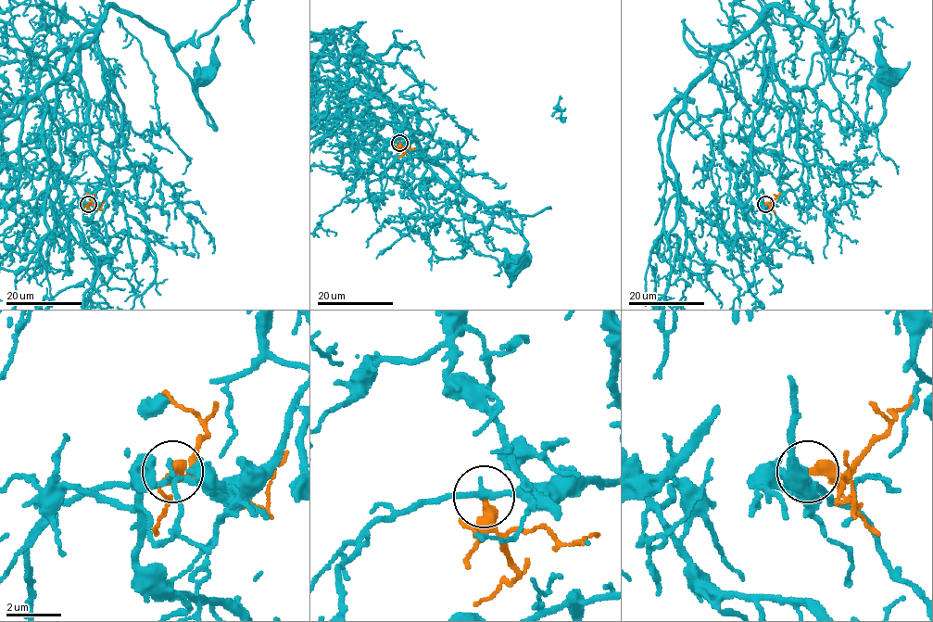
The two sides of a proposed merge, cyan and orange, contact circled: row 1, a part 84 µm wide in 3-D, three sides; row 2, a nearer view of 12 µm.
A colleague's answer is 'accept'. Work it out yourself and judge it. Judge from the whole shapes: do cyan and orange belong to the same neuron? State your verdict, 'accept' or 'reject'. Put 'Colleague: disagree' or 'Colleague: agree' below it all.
reject
Colleague: disagree

